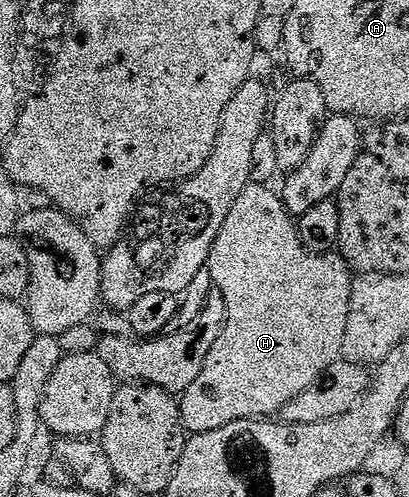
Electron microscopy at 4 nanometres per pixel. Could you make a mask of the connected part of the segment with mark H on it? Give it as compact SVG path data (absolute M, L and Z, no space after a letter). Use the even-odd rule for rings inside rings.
M252 184L247 186L245 192L241 192L241 196L237 196L237 204L233 204L233 208L229 208L229 216L225 216L225 224L221 224L221 232L217 232L211 245L206 268L211 273L214 289L219 290L221 296L225 296L227 319L223 325L221 336L217 336L217 344L213 344L213 348L201 368L201 376L197 376L197 380L193 380L193 384L189 384L187 391L178 399L179 416L183 420L184 431L188 435L213 432L225 424L236 422L242 418L266 419L268 416L278 415L283 406L289 404L289 400L293 400L293 396L297 396L309 387L316 385L323 377L324 372L333 363L340 361L345 344L345 324L349 320L353 271L348 266L347 261L338 253L314 254L304 248L301 244L296 219L287 211L287 205L283 202L282 197L276 191L274 194L271 189L270 185L257 186Z

